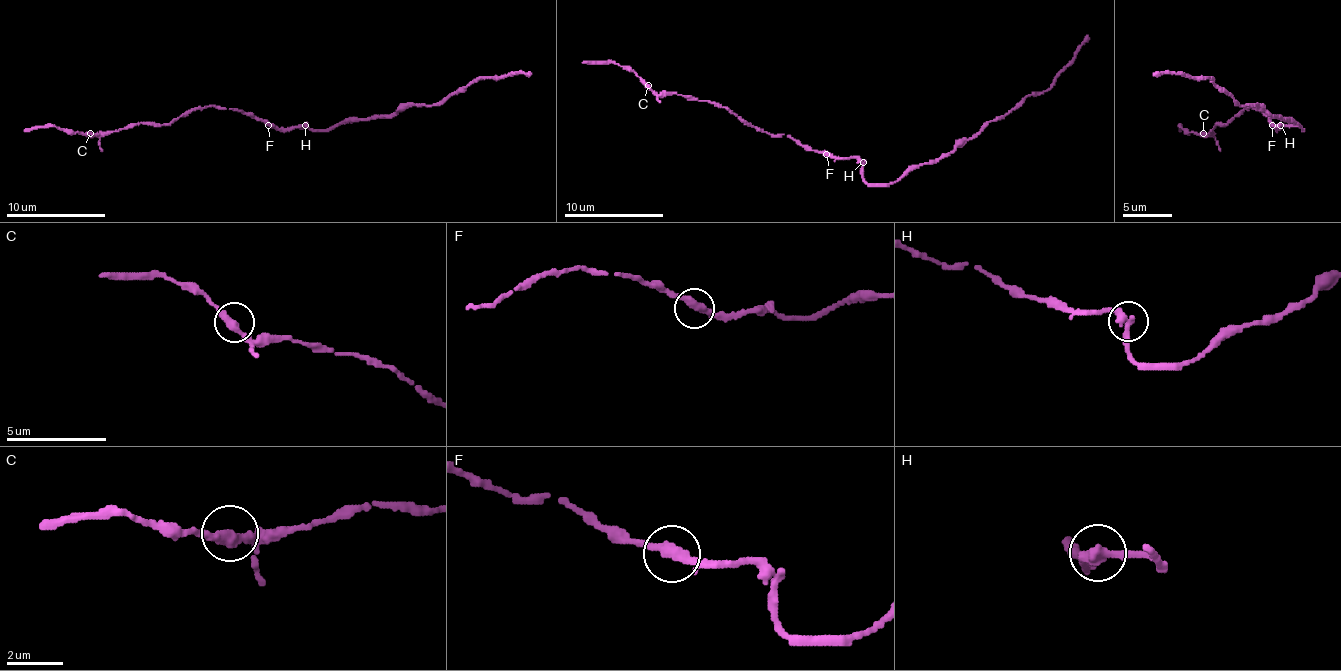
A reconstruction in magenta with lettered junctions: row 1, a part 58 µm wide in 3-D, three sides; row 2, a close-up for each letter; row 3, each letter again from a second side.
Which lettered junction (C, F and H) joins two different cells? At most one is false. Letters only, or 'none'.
none

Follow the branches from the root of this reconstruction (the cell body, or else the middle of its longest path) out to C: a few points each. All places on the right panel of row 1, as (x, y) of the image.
C: (1277, 125), (1275, 128), (1260, 111), (1250, 106), (1225, 125), (1218, 123), (1211, 130), (1213, 133), (1203, 133)

